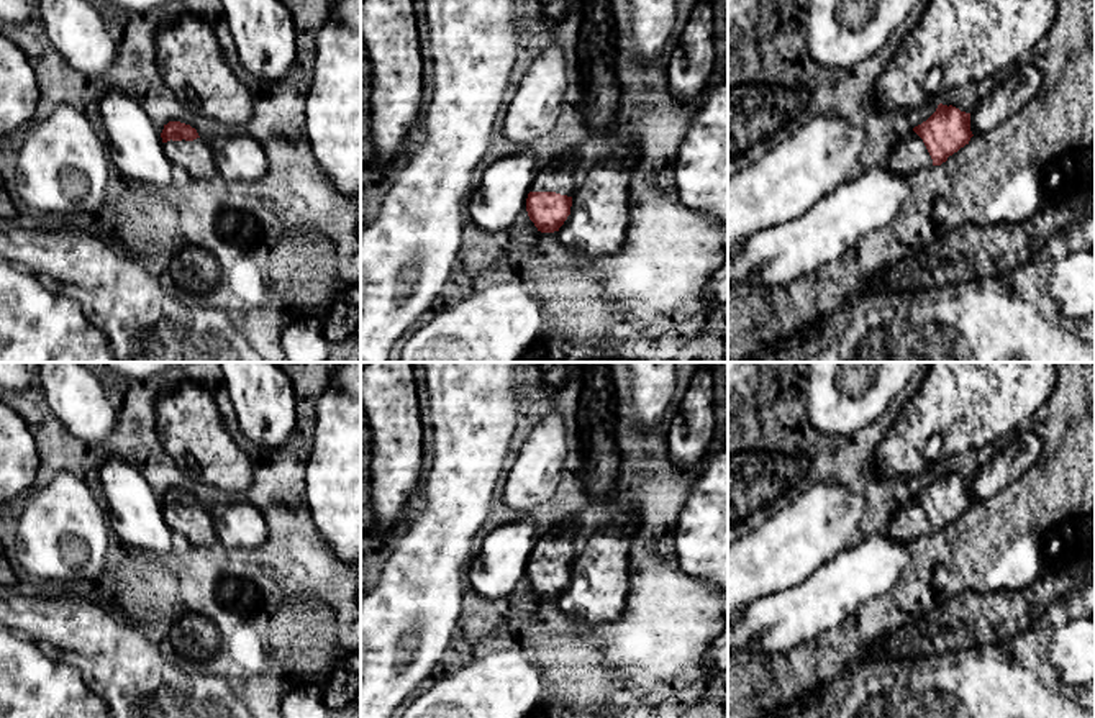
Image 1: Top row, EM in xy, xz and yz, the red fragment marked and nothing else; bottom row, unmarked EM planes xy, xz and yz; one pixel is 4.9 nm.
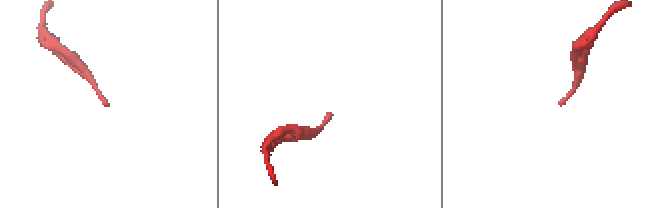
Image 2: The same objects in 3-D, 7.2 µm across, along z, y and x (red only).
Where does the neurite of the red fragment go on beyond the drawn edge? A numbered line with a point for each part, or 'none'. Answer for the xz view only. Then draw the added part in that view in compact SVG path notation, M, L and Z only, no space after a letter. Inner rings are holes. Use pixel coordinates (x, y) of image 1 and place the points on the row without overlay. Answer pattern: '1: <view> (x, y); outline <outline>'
1: xz (558, 543); outline M566 523L548 531L541 531L534 543L531 559L556 559L572 564L579 556L574 548L577 534L579 531L575 523Z

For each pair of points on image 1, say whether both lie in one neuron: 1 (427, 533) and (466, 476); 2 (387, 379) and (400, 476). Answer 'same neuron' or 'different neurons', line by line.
1: same neuron
2: same neuron

